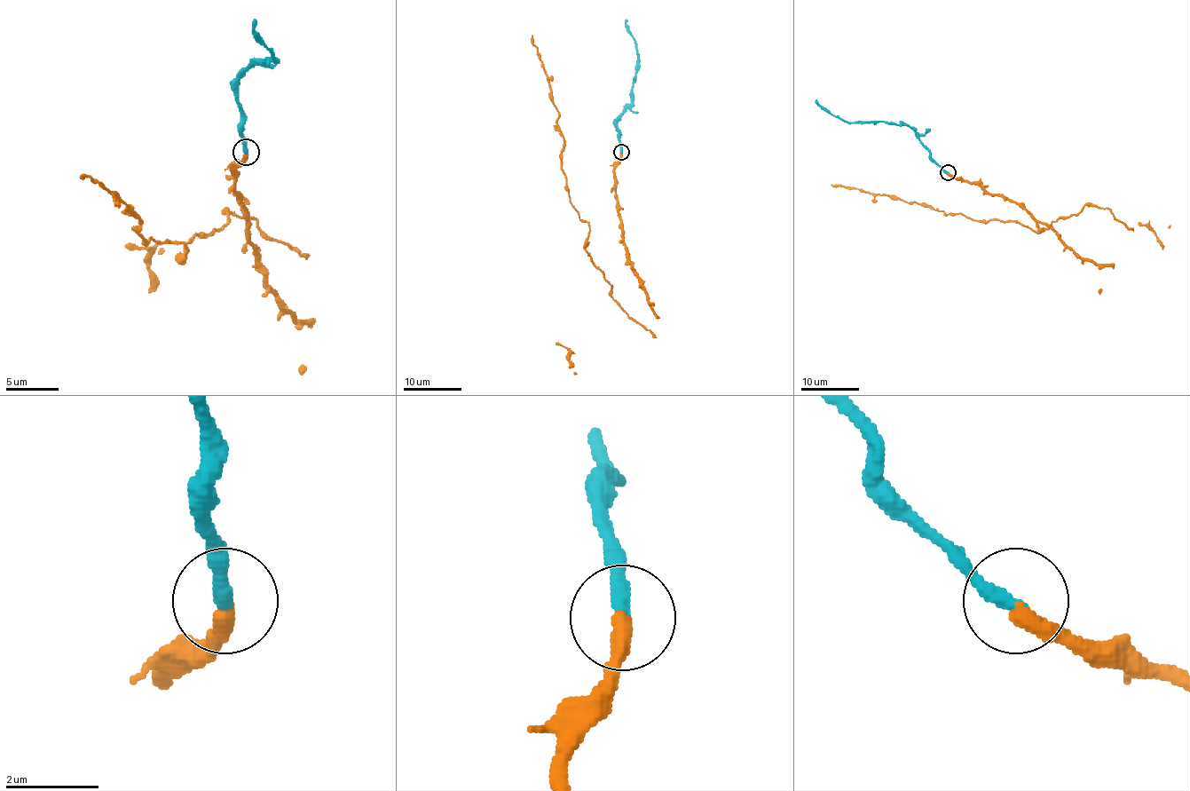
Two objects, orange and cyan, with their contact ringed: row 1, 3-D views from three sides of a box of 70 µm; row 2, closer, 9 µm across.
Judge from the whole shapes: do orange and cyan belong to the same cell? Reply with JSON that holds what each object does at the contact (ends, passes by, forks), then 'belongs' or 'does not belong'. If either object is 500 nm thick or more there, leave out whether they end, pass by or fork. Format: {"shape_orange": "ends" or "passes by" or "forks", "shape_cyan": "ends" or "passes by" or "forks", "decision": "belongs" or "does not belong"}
{"shape_orange": "ends", "shape_cyan": "ends", "decision": "belongs"}

